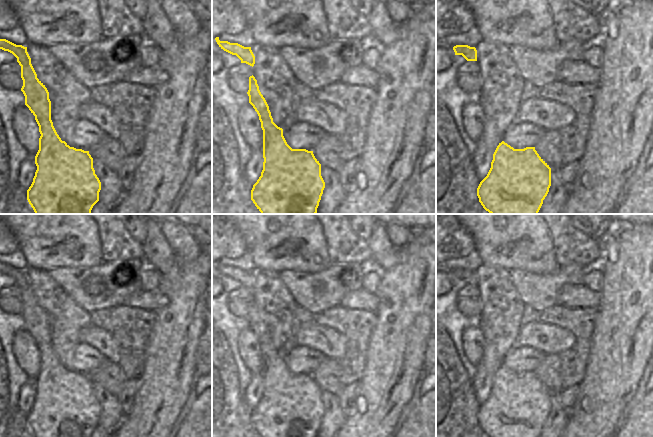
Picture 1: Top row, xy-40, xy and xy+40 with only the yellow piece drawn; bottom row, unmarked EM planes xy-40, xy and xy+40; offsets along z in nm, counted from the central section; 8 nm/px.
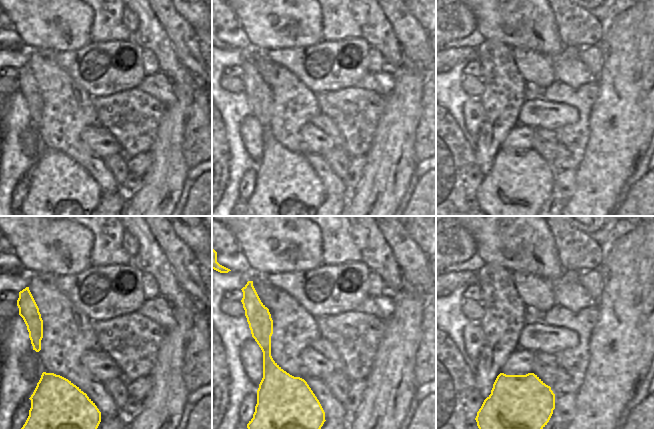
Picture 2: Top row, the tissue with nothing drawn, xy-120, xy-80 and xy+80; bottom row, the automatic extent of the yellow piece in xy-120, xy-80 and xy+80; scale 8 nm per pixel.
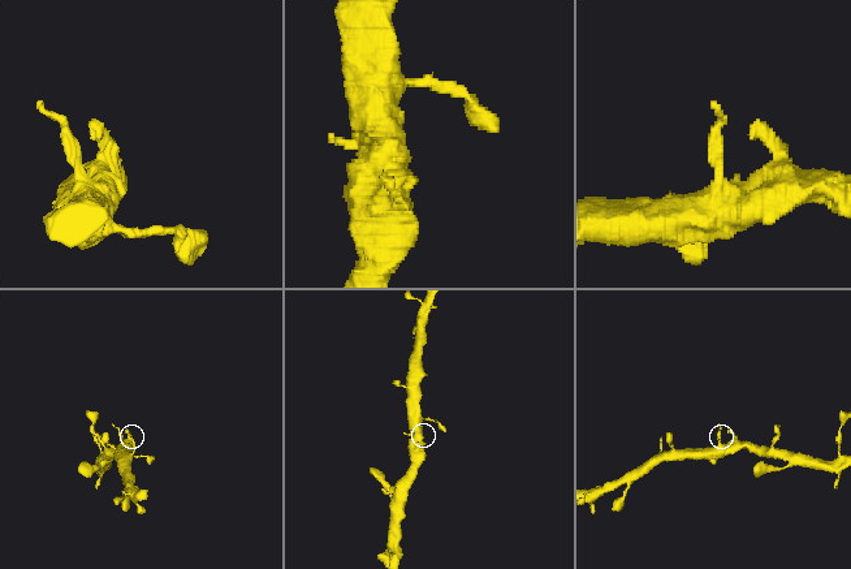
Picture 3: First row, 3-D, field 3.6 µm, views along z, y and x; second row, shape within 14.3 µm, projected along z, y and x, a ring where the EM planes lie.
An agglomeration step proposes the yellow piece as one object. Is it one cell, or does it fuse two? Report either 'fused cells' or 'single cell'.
single cell

